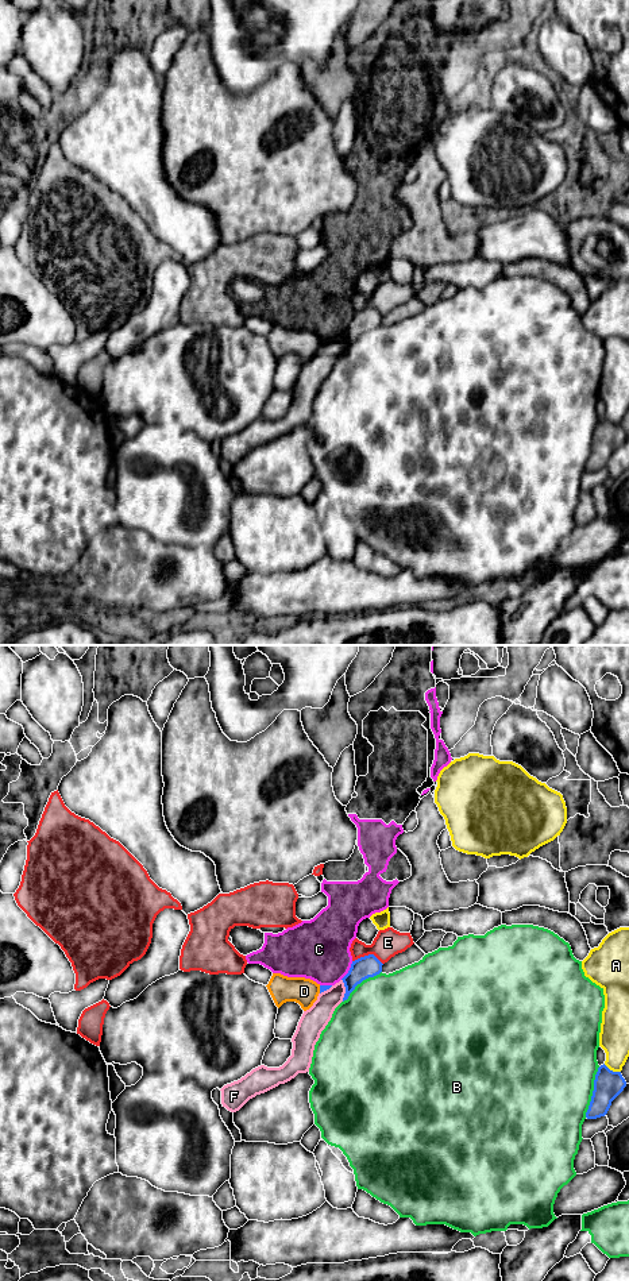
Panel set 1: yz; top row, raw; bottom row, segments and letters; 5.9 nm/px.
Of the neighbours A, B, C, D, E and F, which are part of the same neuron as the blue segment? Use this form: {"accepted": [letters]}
{"accepted": []}

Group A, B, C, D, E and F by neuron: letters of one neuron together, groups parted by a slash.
A / B / C / D E / F

